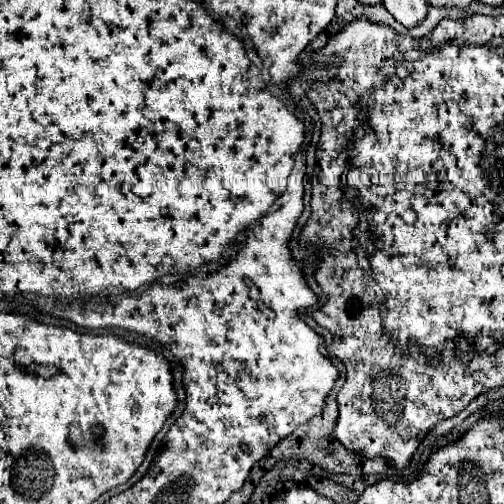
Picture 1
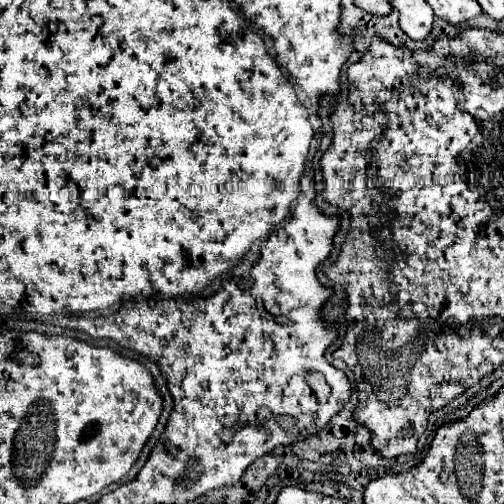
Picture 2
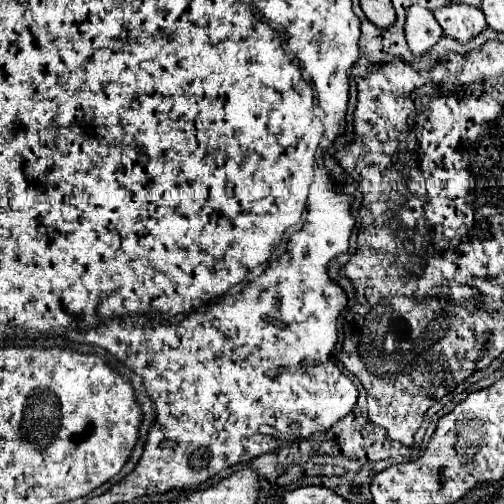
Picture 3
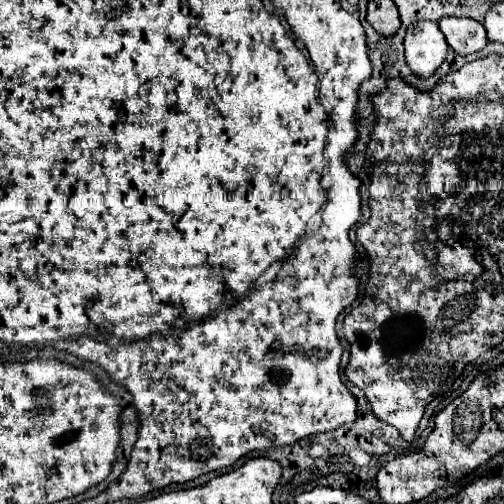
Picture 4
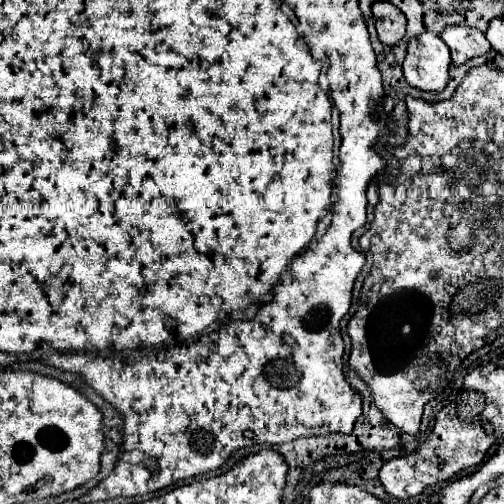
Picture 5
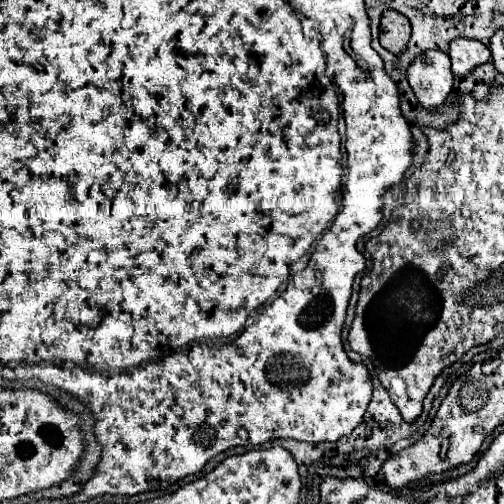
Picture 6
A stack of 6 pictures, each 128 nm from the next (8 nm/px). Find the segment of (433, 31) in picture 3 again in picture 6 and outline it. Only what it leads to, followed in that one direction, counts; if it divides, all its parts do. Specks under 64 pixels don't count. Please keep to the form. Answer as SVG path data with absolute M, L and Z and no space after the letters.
M440 50L420 54L408 66L406 78L418 102L424 104L426 108L440 106L452 92L454 84L454 74L450 70L448 54Z

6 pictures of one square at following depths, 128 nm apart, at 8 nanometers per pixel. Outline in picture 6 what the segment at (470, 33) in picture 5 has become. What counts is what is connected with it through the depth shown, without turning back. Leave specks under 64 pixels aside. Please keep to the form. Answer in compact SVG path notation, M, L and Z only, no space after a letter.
M468 38L452 40L448 54L452 58L452 72L456 76L466 76L476 66L486 64L490 60L488 46L480 40L468 40Z

